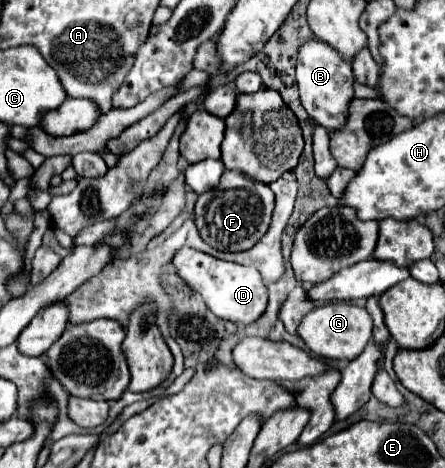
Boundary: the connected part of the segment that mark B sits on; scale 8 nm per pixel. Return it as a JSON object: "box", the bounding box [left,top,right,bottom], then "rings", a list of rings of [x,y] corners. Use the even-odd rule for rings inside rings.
{"box":[296,39,354,131],"rings":[[[312,39],[300,47],[296,63],[296,79],[300,89],[300,101],[308,111],[308,115],[314,119],[314,123],[326,127],[328,131],[342,129],[348,119],[350,99],[354,97],[352,65],[346,59],[342,59],[342,55],[334,51],[330,45]]]}

